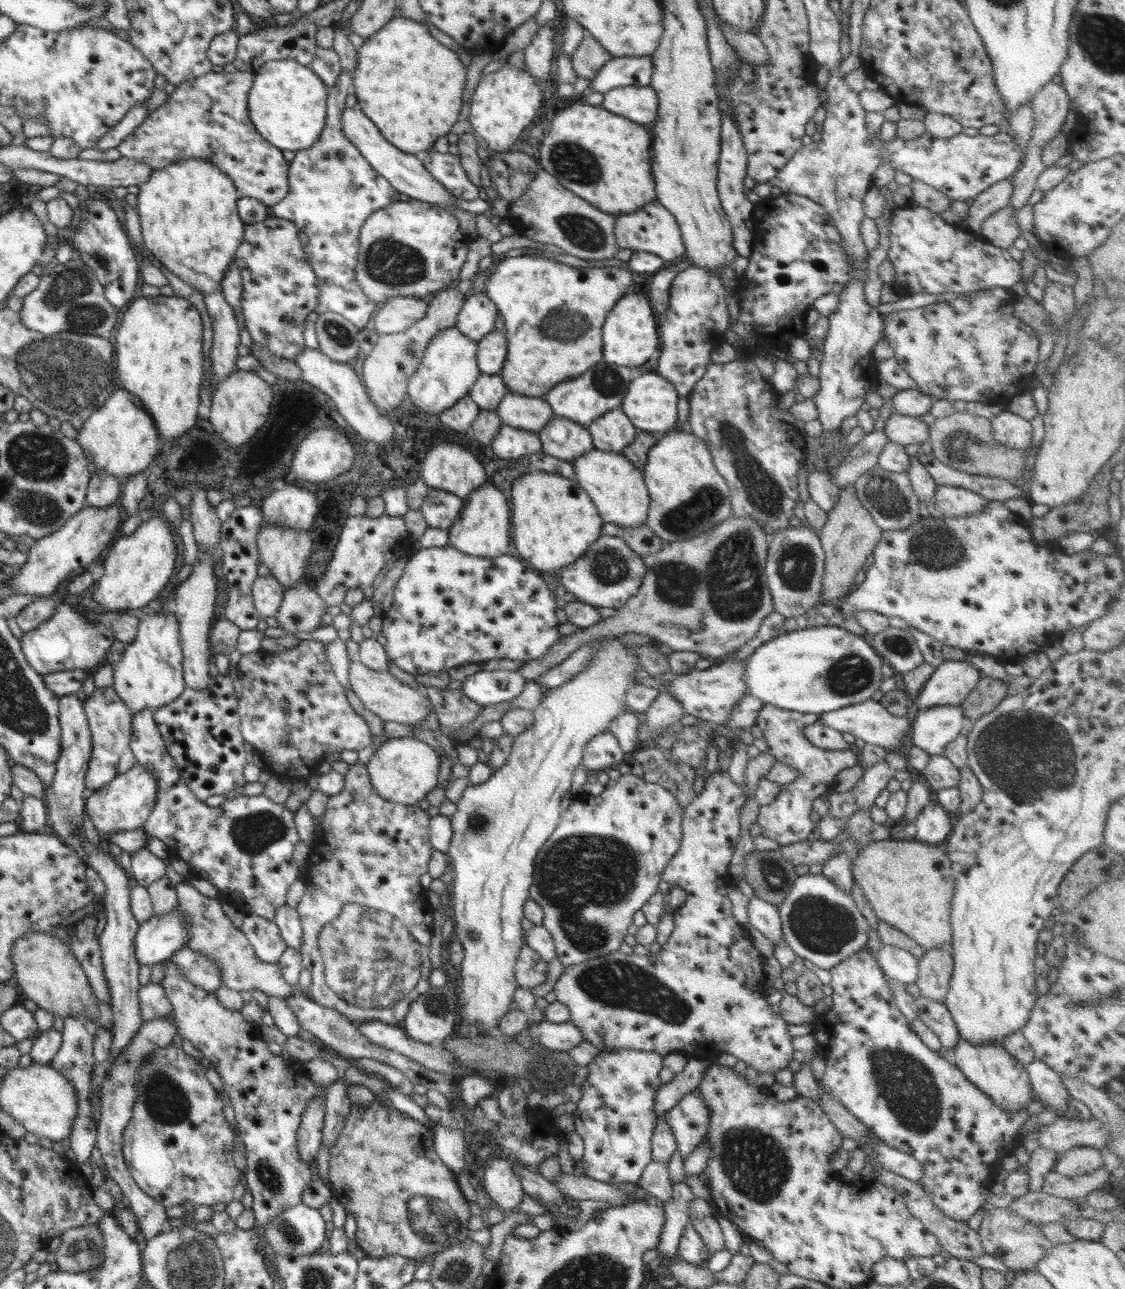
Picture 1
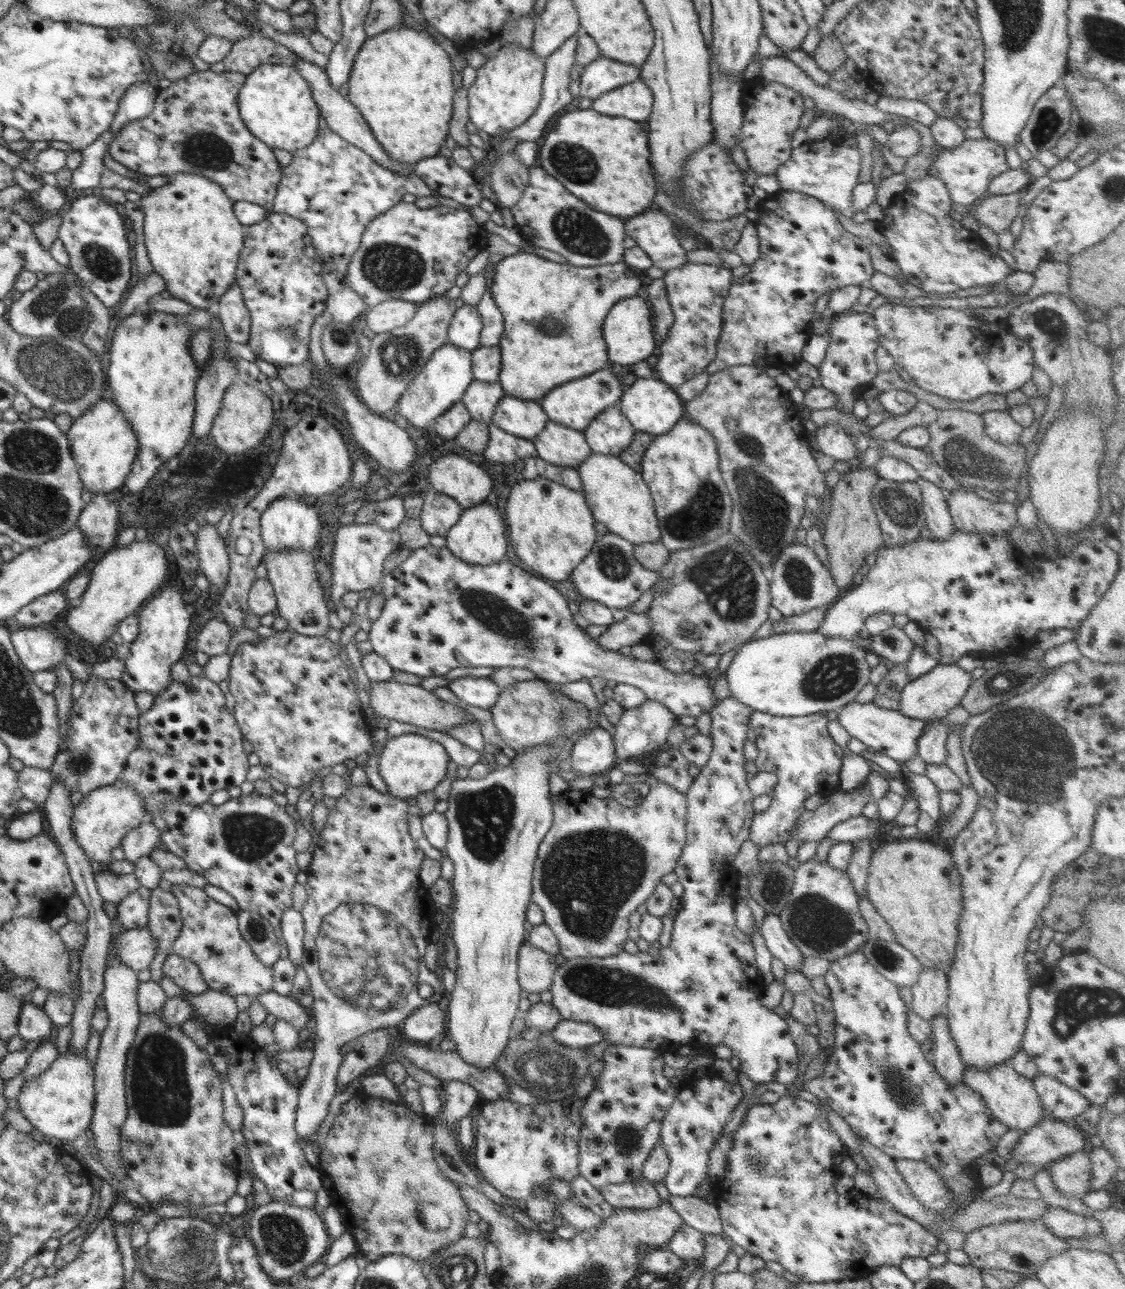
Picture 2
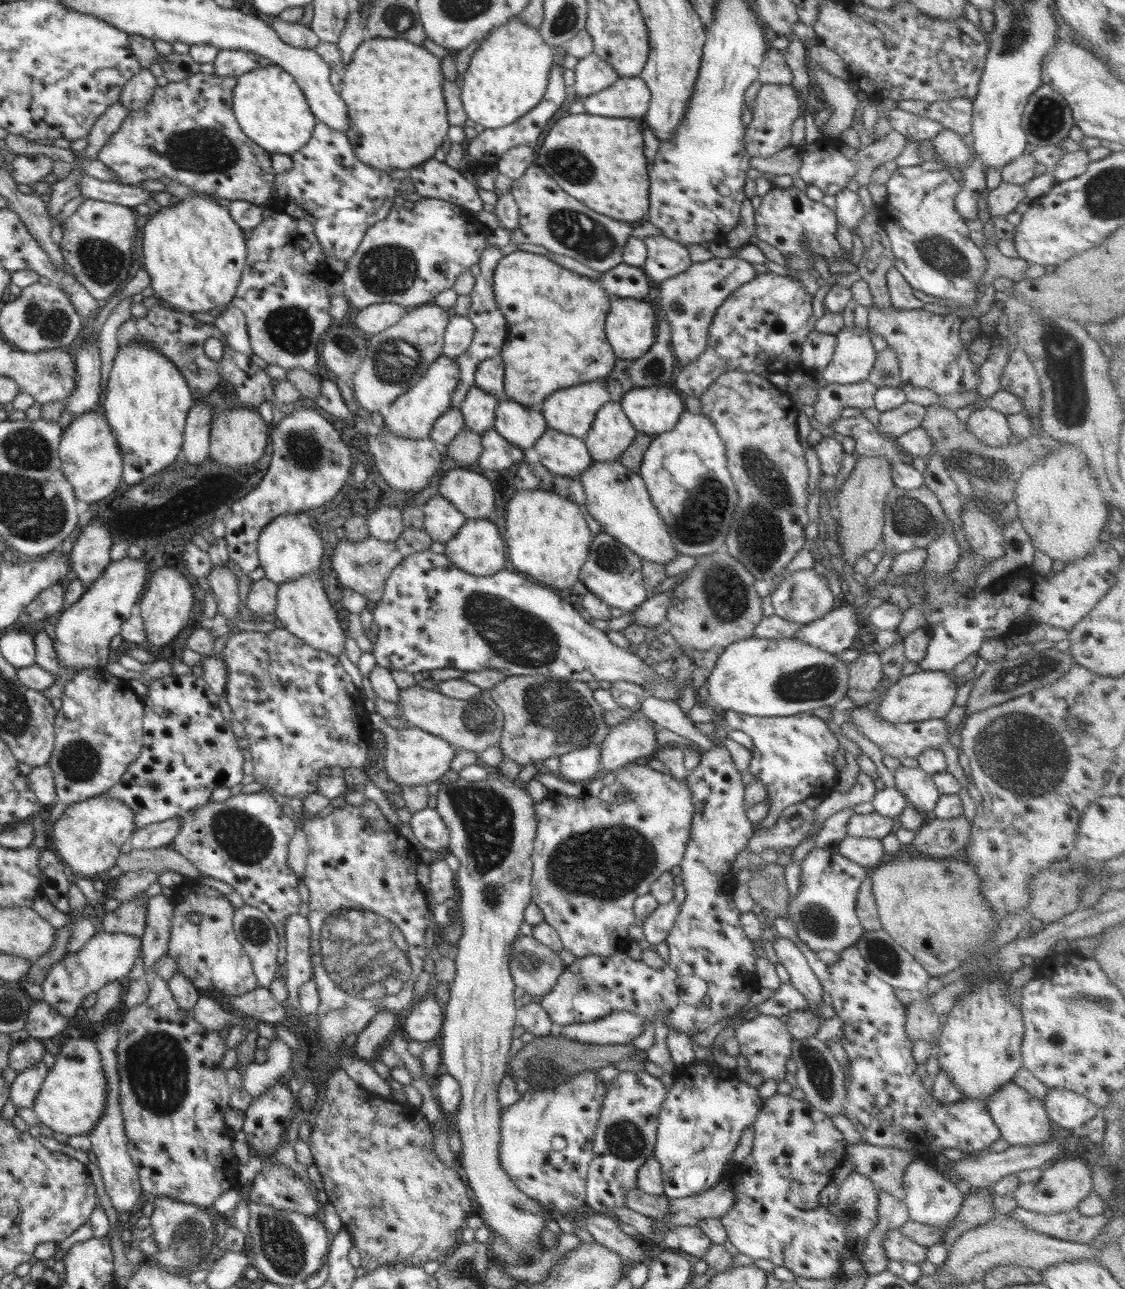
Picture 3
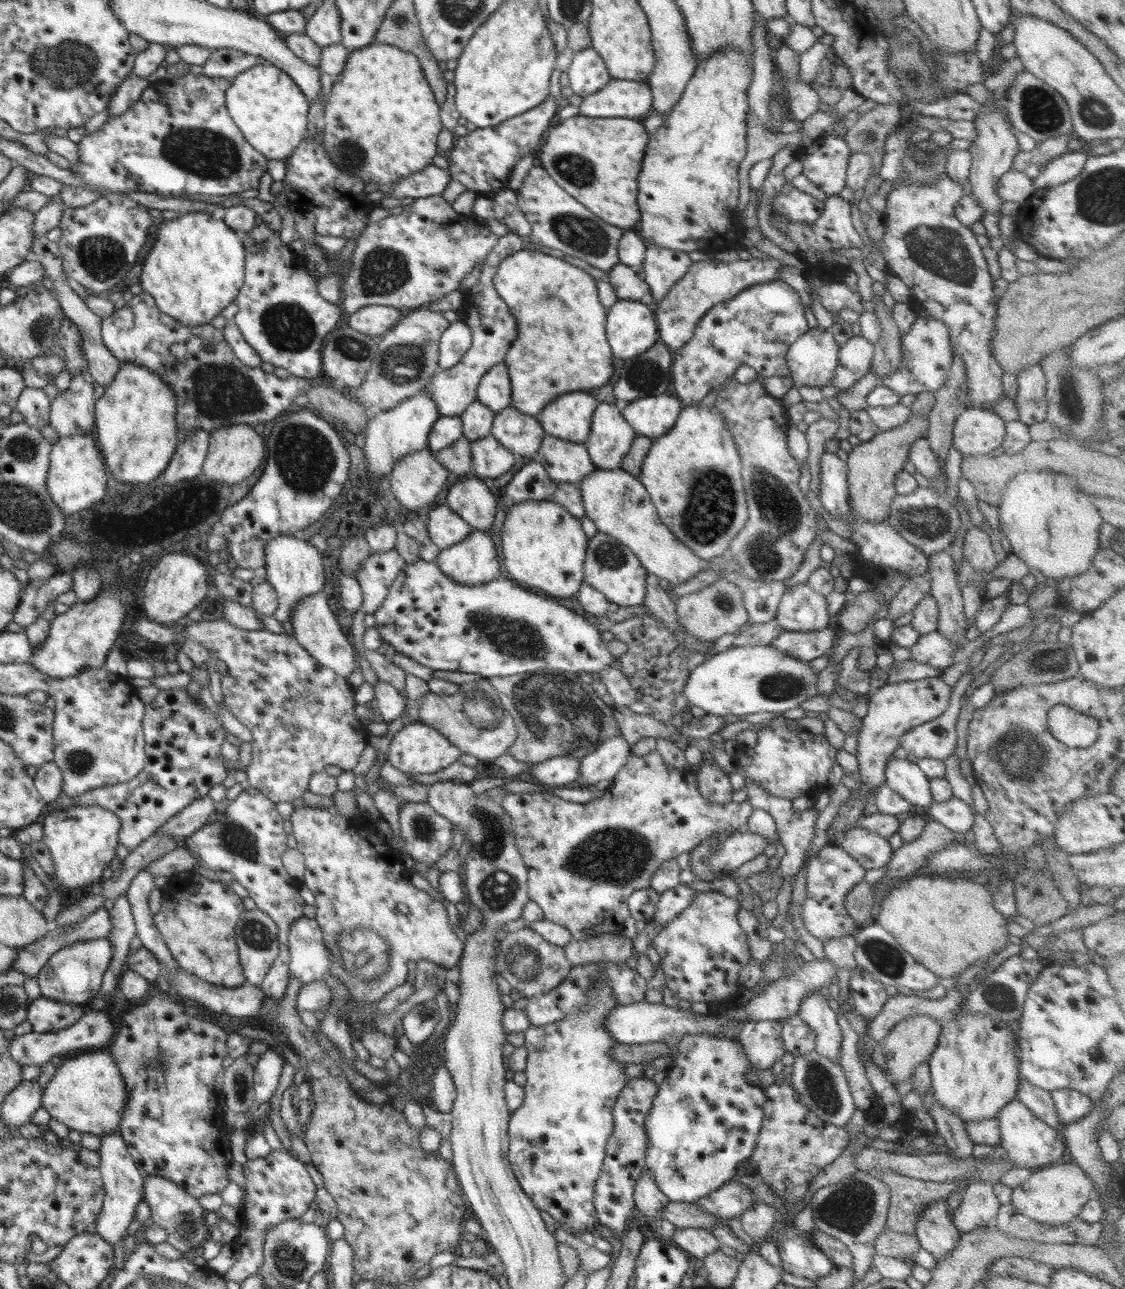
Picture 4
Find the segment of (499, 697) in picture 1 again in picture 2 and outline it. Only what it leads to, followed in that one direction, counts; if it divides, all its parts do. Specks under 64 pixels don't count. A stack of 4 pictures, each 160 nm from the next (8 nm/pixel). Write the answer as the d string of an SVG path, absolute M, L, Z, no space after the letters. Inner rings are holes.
M460 677L450 681L447 687L458 700L484 710L491 709L498 700L501 689L491 677Z

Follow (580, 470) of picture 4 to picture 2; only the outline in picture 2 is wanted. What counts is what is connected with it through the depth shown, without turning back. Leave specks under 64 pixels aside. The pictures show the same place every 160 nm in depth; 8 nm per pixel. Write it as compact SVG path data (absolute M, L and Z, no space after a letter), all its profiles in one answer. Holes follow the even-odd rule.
M550 420L531 441L542 460L571 469L576 469L593 452L584 433Z

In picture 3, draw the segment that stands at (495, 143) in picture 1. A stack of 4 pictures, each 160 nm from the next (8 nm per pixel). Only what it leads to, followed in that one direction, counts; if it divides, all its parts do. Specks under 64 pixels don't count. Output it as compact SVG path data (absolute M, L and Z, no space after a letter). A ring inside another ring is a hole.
M517 16L515 18L511 18L506 24L499 26L494 29L486 39L482 40L480 47L474 52L468 69L466 70L464 77L464 85L460 88L460 100L462 102L463 110L466 112L467 118L473 120L474 122L481 124L485 128L494 129L500 128L502 126L506 126L512 122L516 122L522 116L526 115L532 108L535 108L544 98L544 93L546 92L548 81L550 78L551 70L553 68L554 62L554 48L550 47L546 40L542 39L542 35L540 35L538 28L532 28L527 24L524 24Z

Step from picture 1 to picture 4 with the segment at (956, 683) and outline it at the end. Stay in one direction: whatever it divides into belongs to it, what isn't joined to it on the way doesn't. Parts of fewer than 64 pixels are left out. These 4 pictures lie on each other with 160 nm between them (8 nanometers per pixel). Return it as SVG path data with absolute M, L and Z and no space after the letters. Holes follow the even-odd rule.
M928 677L915 681L886 683L869 699L866 716L861 720L862 726L857 734L857 759L859 772L862 774L860 789L851 790L848 801L840 807L834 827L838 832L846 832L855 826L855 822L864 816L866 804L875 795L876 788L885 782L885 768L899 746L899 738L911 728L938 718L949 705L952 688L941 677Z

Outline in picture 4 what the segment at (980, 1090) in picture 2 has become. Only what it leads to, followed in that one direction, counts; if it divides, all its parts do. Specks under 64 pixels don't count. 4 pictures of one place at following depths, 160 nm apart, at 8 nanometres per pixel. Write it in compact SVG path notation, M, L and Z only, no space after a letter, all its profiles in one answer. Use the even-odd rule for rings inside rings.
M1018 1099L1011 1100L1000 1109L996 1117L1000 1130L1001 1142L999 1144L1004 1148L1016 1168L1027 1168L1034 1171L1061 1161L1065 1151L1061 1132L1054 1130L1043 1120L1034 1116L1032 1111L1024 1106L1024 1103Z

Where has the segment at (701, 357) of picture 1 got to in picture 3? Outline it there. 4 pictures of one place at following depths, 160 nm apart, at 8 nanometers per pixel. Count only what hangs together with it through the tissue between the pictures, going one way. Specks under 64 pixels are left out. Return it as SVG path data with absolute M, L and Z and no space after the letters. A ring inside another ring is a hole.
M713 257L704 262L692 263L688 270L667 278L660 283L660 312L671 326L671 347L678 368L694 362L703 352L708 342L709 328L717 308L744 283L750 282L757 275L752 263L738 257ZM679 304L679 308L673 306Z

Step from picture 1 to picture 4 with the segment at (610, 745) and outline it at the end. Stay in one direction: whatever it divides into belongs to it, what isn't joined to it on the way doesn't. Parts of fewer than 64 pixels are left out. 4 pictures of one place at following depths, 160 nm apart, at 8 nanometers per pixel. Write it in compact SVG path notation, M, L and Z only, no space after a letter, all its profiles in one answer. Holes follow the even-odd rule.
M552 757L544 762L530 763L532 767L525 772L532 774L530 781L554 789L576 782L579 779L580 763L579 758Z

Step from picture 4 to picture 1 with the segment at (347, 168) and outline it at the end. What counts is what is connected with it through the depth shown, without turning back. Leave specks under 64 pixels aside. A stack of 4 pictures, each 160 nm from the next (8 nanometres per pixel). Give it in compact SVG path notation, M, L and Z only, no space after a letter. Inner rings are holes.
M398 14L365 39L356 52L356 69L353 71L356 107L378 126L382 136L397 149L413 155L430 151L436 140L446 136L460 119L466 70L456 53L432 37L426 22Z

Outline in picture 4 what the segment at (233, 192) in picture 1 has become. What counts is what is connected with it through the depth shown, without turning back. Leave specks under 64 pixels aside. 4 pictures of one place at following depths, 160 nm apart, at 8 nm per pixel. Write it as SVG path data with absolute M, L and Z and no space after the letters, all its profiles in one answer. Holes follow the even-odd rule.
M189 212L182 213L174 220L165 220L158 228L152 248L146 257L138 284L144 292L154 297L165 315L180 321L182 326L208 324L238 296L245 279L245 248L238 232L232 230L220 215Z

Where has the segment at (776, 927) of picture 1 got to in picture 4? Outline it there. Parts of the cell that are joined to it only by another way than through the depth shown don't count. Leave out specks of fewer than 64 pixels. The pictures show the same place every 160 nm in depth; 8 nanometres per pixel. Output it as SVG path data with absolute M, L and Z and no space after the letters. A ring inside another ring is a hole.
M814 991L814 994L808 994L808 998L801 1000L797 1016L812 1028L816 1036L816 1052L832 1060L836 1066L841 1066L843 1034L837 1022L837 1015L827 1003L827 993Z

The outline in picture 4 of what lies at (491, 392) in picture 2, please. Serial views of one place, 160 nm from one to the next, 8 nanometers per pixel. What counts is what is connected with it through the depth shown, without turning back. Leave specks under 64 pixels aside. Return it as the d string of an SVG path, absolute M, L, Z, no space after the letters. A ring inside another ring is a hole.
M476 399L459 417L463 422L463 436L472 442L491 434L495 412Z

